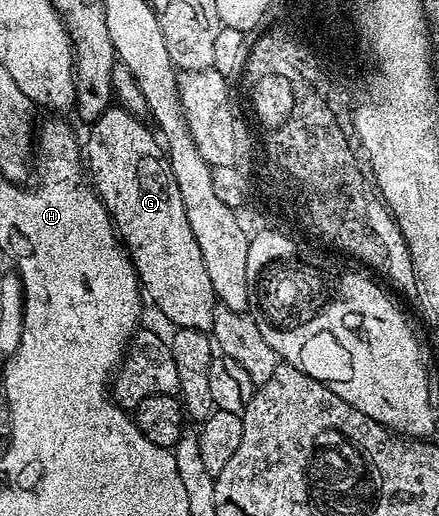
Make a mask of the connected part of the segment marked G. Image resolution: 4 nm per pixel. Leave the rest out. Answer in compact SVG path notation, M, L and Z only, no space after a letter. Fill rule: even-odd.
M111 106L104 114L100 114L95 124L89 125L87 132L90 133L86 140L84 136L84 164L89 179L90 176L94 179L93 191L109 212L126 251L130 253L141 291L150 295L151 302L171 320L174 328L191 328L209 333L214 326L216 301L208 270L204 267L204 254L200 254L192 226L188 226L184 198L180 198L180 186L176 186L176 178L163 145L146 122L121 106Z

